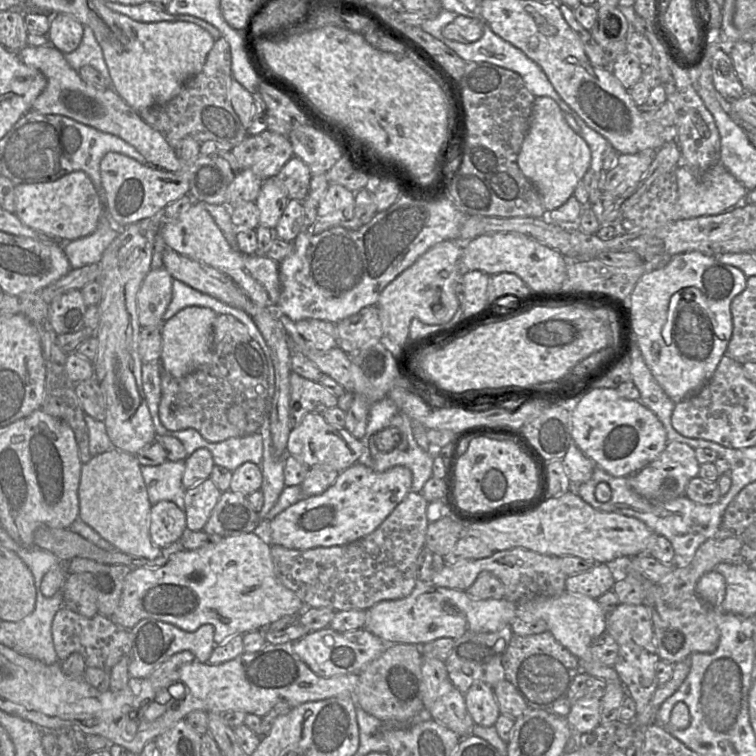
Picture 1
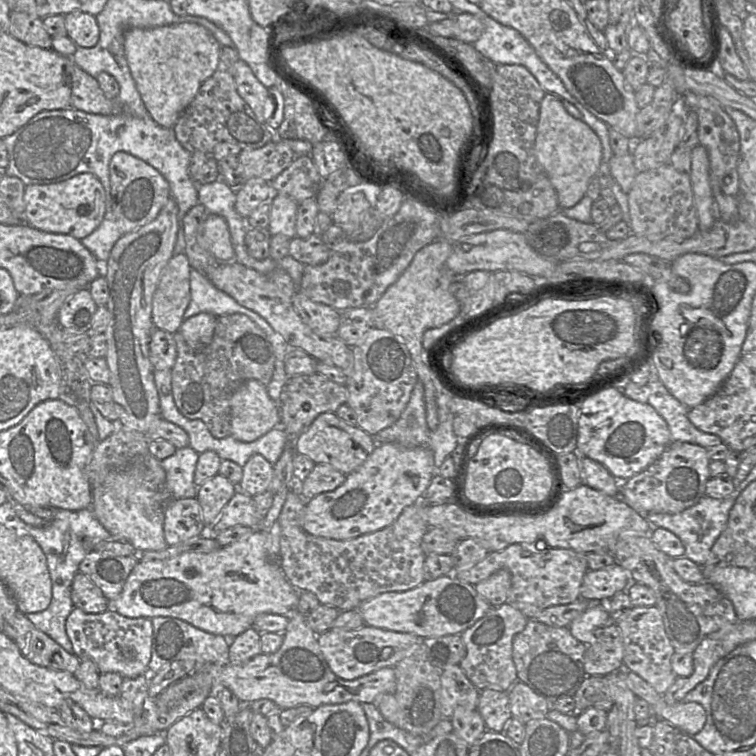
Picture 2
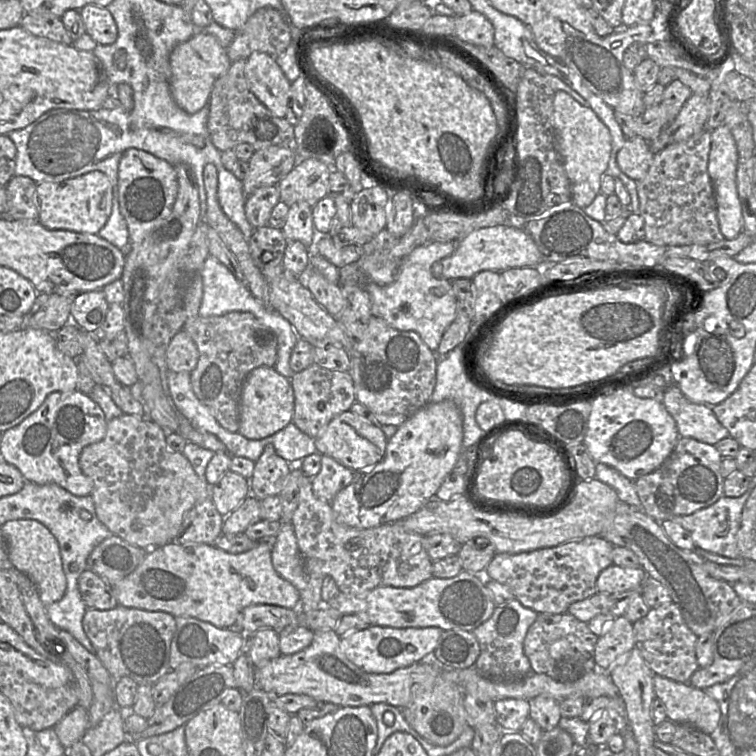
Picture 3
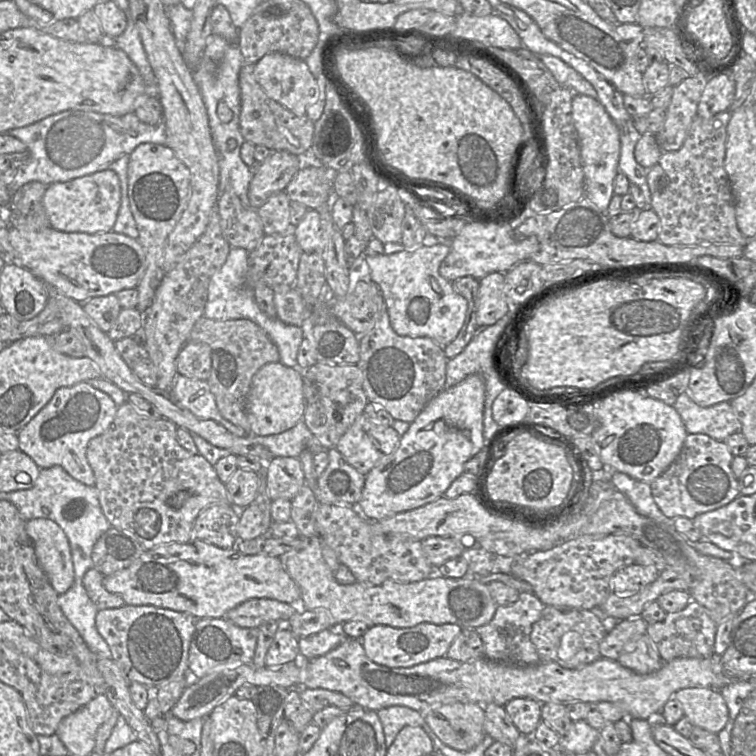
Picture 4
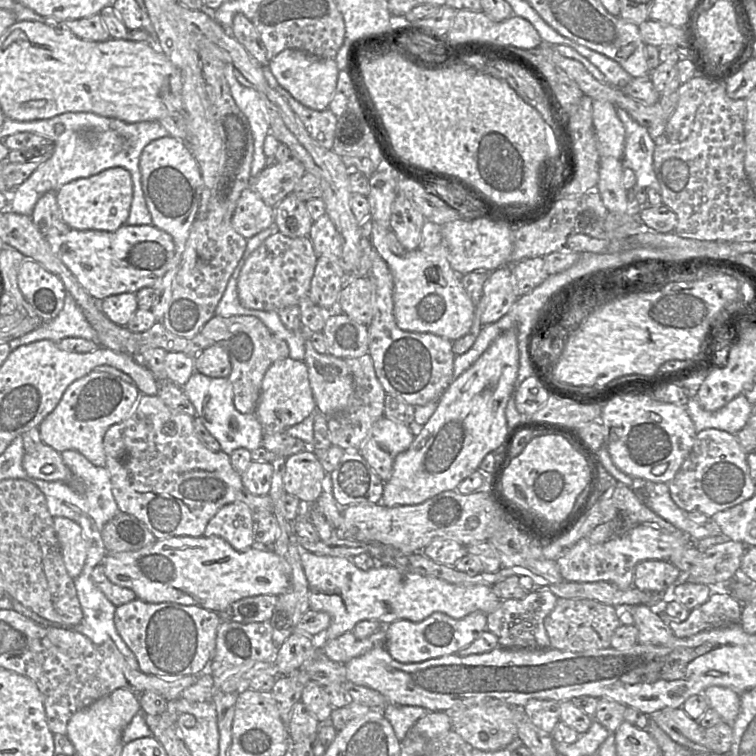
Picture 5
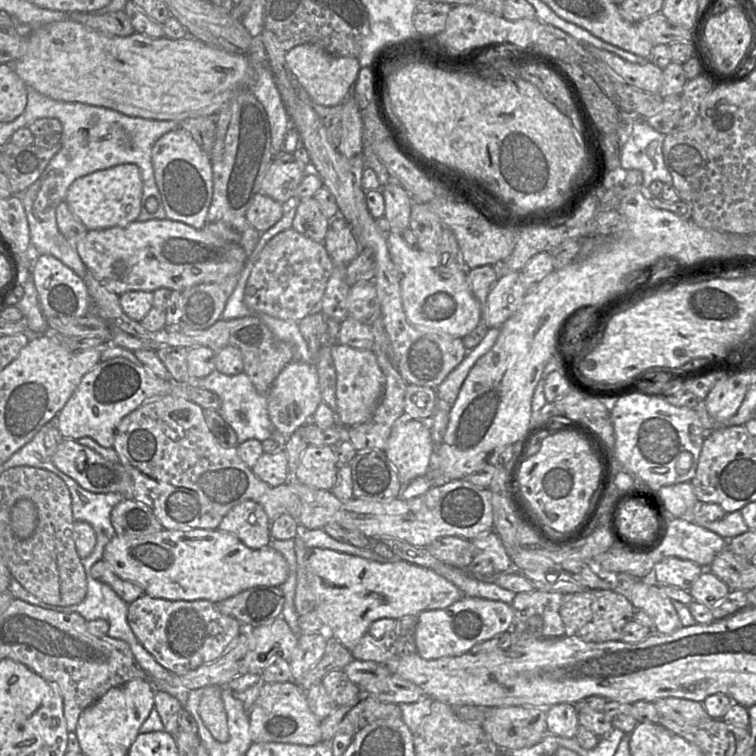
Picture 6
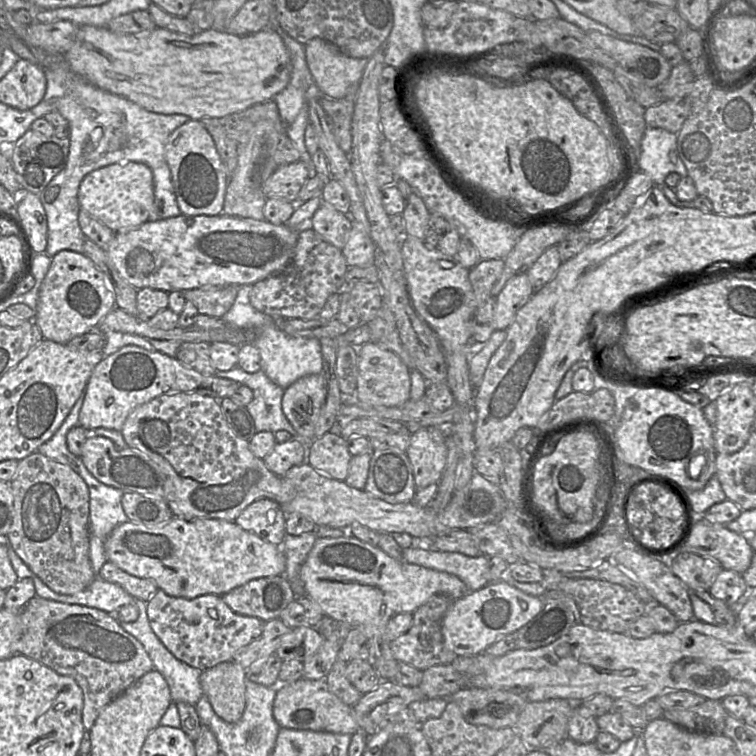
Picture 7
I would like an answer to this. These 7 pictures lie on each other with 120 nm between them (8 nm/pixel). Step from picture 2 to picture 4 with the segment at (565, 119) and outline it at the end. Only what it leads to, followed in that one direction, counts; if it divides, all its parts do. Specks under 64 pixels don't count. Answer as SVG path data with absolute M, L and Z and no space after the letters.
M576 94L572 99L572 120L580 147L580 158L585 178L585 197L602 212L606 212L611 201L613 182L618 174L620 156L619 130L604 106L590 96Z

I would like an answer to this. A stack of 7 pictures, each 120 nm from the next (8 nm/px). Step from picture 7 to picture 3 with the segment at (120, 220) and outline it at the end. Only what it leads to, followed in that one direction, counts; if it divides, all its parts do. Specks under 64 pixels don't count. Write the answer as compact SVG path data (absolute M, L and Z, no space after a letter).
M91 171L60 182L38 183L35 196L38 221L50 230L97 234L112 211L112 185L101 171Z

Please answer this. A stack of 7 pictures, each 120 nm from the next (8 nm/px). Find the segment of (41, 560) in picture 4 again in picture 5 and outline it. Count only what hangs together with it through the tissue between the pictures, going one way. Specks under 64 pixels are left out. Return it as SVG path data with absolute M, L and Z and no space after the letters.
M62 517L54 518L54 529L67 573L71 578L76 579L87 557L87 545L82 529L76 522Z

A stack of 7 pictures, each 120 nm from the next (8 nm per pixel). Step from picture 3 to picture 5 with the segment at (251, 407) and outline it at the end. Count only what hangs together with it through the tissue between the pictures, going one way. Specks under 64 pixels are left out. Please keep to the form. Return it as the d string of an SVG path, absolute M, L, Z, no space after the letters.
M289 357L274 362L263 377L259 399L254 410L265 434L283 432L301 423L314 413L314 409L315 401L305 362Z

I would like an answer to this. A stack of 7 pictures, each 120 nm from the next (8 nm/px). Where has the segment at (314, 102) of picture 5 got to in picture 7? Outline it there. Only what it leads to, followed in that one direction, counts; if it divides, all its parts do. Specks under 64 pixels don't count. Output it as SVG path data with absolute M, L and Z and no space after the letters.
M314 38L303 44L305 60L323 97L343 99L360 81L368 59L344 54L327 40Z

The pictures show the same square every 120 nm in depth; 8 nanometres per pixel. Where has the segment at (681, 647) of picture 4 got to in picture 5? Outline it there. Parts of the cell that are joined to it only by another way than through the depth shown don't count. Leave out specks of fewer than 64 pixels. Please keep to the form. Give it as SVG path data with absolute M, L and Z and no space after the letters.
M716 589L704 604L690 610L685 621L669 621L668 624L676 638L687 638L702 631L739 623L744 604L725 590Z

